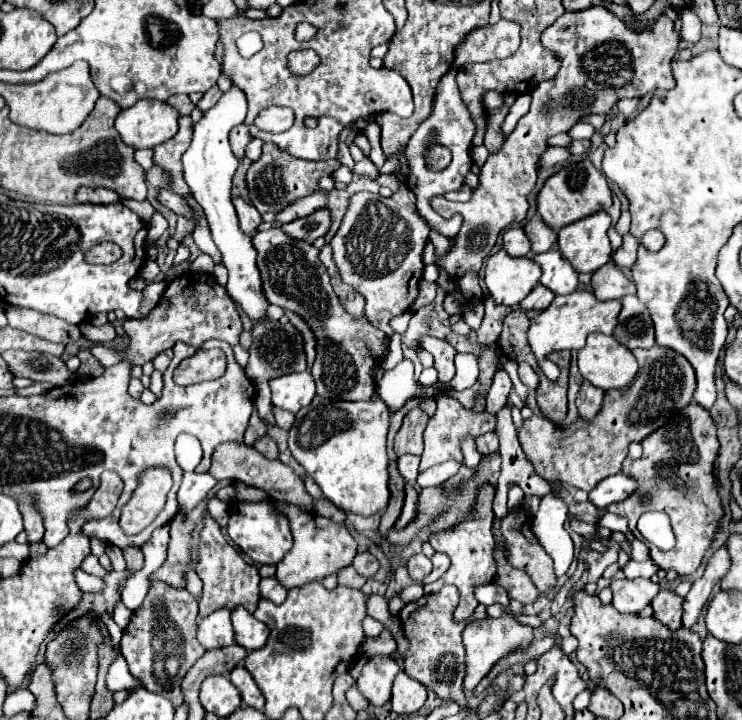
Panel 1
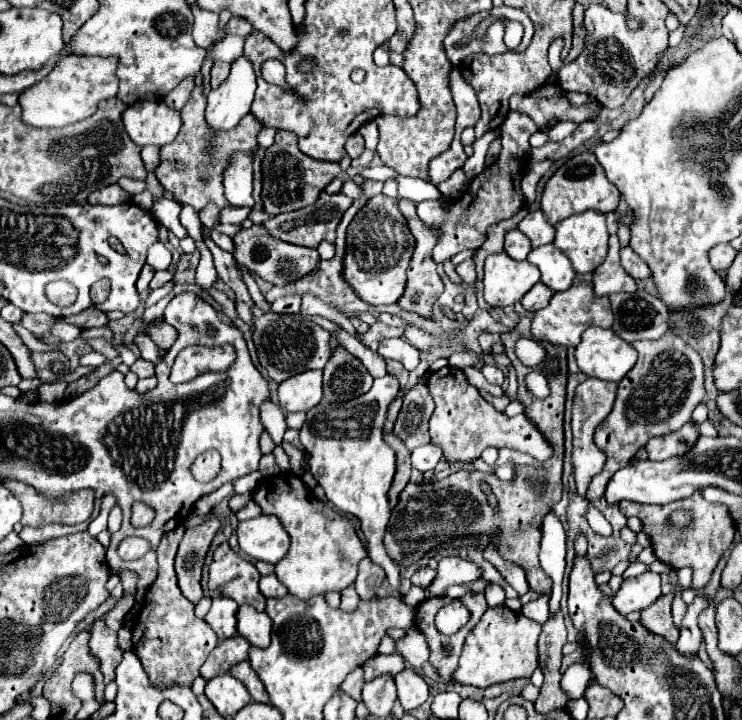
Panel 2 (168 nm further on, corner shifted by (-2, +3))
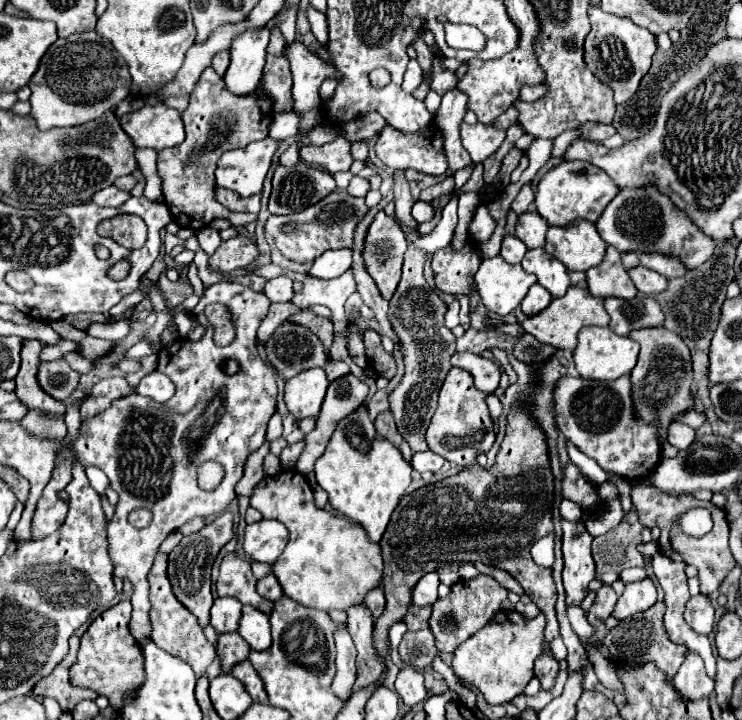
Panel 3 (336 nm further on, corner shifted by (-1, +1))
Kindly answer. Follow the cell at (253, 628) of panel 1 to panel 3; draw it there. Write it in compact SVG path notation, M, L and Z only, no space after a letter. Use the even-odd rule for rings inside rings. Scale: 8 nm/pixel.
M252 606L242 608L242 620L240 620L238 634L250 644L252 650L266 650L272 644L268 616Z

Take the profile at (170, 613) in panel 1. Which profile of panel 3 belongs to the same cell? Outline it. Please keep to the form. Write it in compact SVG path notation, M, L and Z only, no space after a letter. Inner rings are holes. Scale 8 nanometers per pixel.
M158 554L154 560L154 566L150 568L148 574L148 584L150 584L150 602L152 602L152 610L150 610L150 620L152 620L152 640L164 648L166 652L172 652L176 656L180 656L184 662L188 662L196 676L202 676L208 668L208 664L214 660L216 650L214 646L204 638L202 628L196 624L196 616L186 610L176 596L172 594L170 582L166 578L166 554Z

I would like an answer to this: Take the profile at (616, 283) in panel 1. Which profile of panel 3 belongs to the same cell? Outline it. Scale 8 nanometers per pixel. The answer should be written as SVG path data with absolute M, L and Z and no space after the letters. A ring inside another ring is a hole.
M612 246L606 248L604 260L596 268L590 268L586 272L586 282L592 296L600 296L600 298L616 296L624 300L636 296L636 286L632 284L626 268L622 266L620 252L616 252L616 248Z

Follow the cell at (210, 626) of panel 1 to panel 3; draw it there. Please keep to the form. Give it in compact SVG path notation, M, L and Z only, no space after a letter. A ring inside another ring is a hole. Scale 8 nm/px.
M216 598L212 606L212 628L218 634L224 632L236 632L238 622L240 622L240 612L242 604L236 598Z

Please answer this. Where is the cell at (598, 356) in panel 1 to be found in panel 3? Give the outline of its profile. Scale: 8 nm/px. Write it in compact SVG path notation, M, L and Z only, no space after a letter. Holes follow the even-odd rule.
M586 326L578 334L578 346L574 350L574 362L576 370L582 378L590 380L614 380L622 374L630 374L636 366L638 358L638 342L628 336L618 336L610 328L602 326Z

